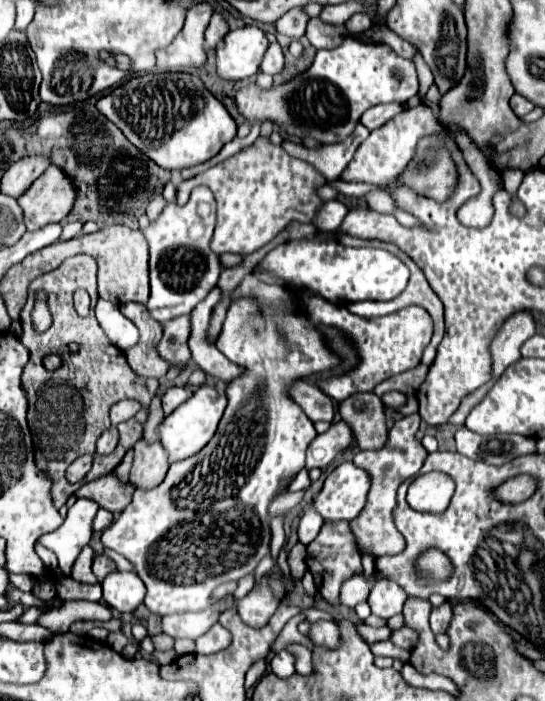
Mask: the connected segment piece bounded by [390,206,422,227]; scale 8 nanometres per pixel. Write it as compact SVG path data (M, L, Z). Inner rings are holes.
M394 206L394 208L390 208L390 212L392 212L392 214L398 220L398 222L400 222L400 224L404 226L407 227L422 226L422 224L419 222L417 218L415 218L410 213L397 208L396 206Z

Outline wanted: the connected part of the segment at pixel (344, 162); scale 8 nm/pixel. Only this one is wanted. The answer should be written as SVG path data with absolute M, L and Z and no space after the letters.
M360 122L354 128L354 134L350 134L346 140L336 142L336 144L322 144L316 150L310 150L302 144L294 144L284 140L282 148L290 154L296 156L300 160L310 162L316 170L320 170L324 174L326 180L338 180L342 170L348 166L348 162L352 160L356 148L368 138L370 130L366 126L362 126Z

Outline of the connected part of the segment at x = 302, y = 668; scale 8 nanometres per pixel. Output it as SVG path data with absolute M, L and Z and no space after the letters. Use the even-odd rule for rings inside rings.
M300 644L288 646L288 648L292 648L292 652L296 654L296 672L298 674L310 674L312 672L312 662L310 662L312 652Z

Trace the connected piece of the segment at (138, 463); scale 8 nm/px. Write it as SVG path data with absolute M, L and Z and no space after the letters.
M138 440L134 444L134 462L130 470L130 484L136 490L150 490L164 480L168 472L168 454L160 442L146 444Z

